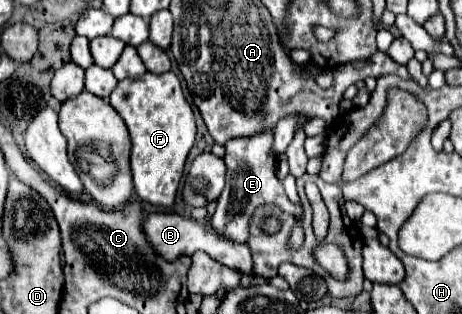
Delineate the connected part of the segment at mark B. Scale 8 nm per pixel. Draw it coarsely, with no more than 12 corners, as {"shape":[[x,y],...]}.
{"shape":[[151,213],[149,247],[165,261],[195,251],[253,273],[247,245],[177,213]]}

